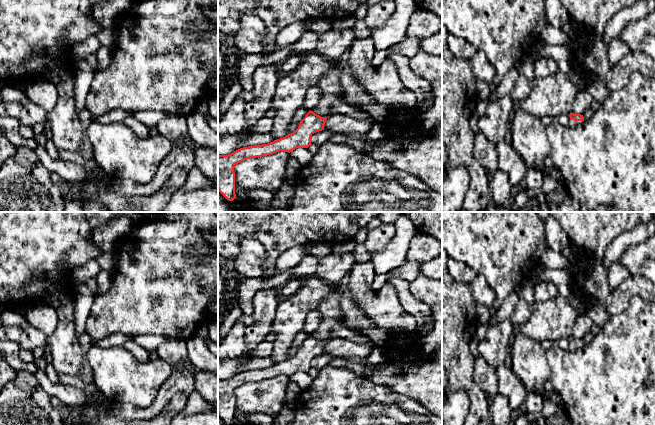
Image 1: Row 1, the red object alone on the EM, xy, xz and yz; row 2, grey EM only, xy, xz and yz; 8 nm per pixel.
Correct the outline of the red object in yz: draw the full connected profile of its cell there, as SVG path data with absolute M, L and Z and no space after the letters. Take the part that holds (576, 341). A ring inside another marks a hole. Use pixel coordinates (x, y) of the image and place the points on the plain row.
M569 337L569 338L560 338L555 341L555 345L560 347L561 349L565 350L578 350L582 348L584 345L584 341L581 338L574 338L574 337Z

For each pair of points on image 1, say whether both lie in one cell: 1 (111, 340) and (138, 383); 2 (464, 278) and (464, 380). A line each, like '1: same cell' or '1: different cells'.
1: different cells
2: different cells

